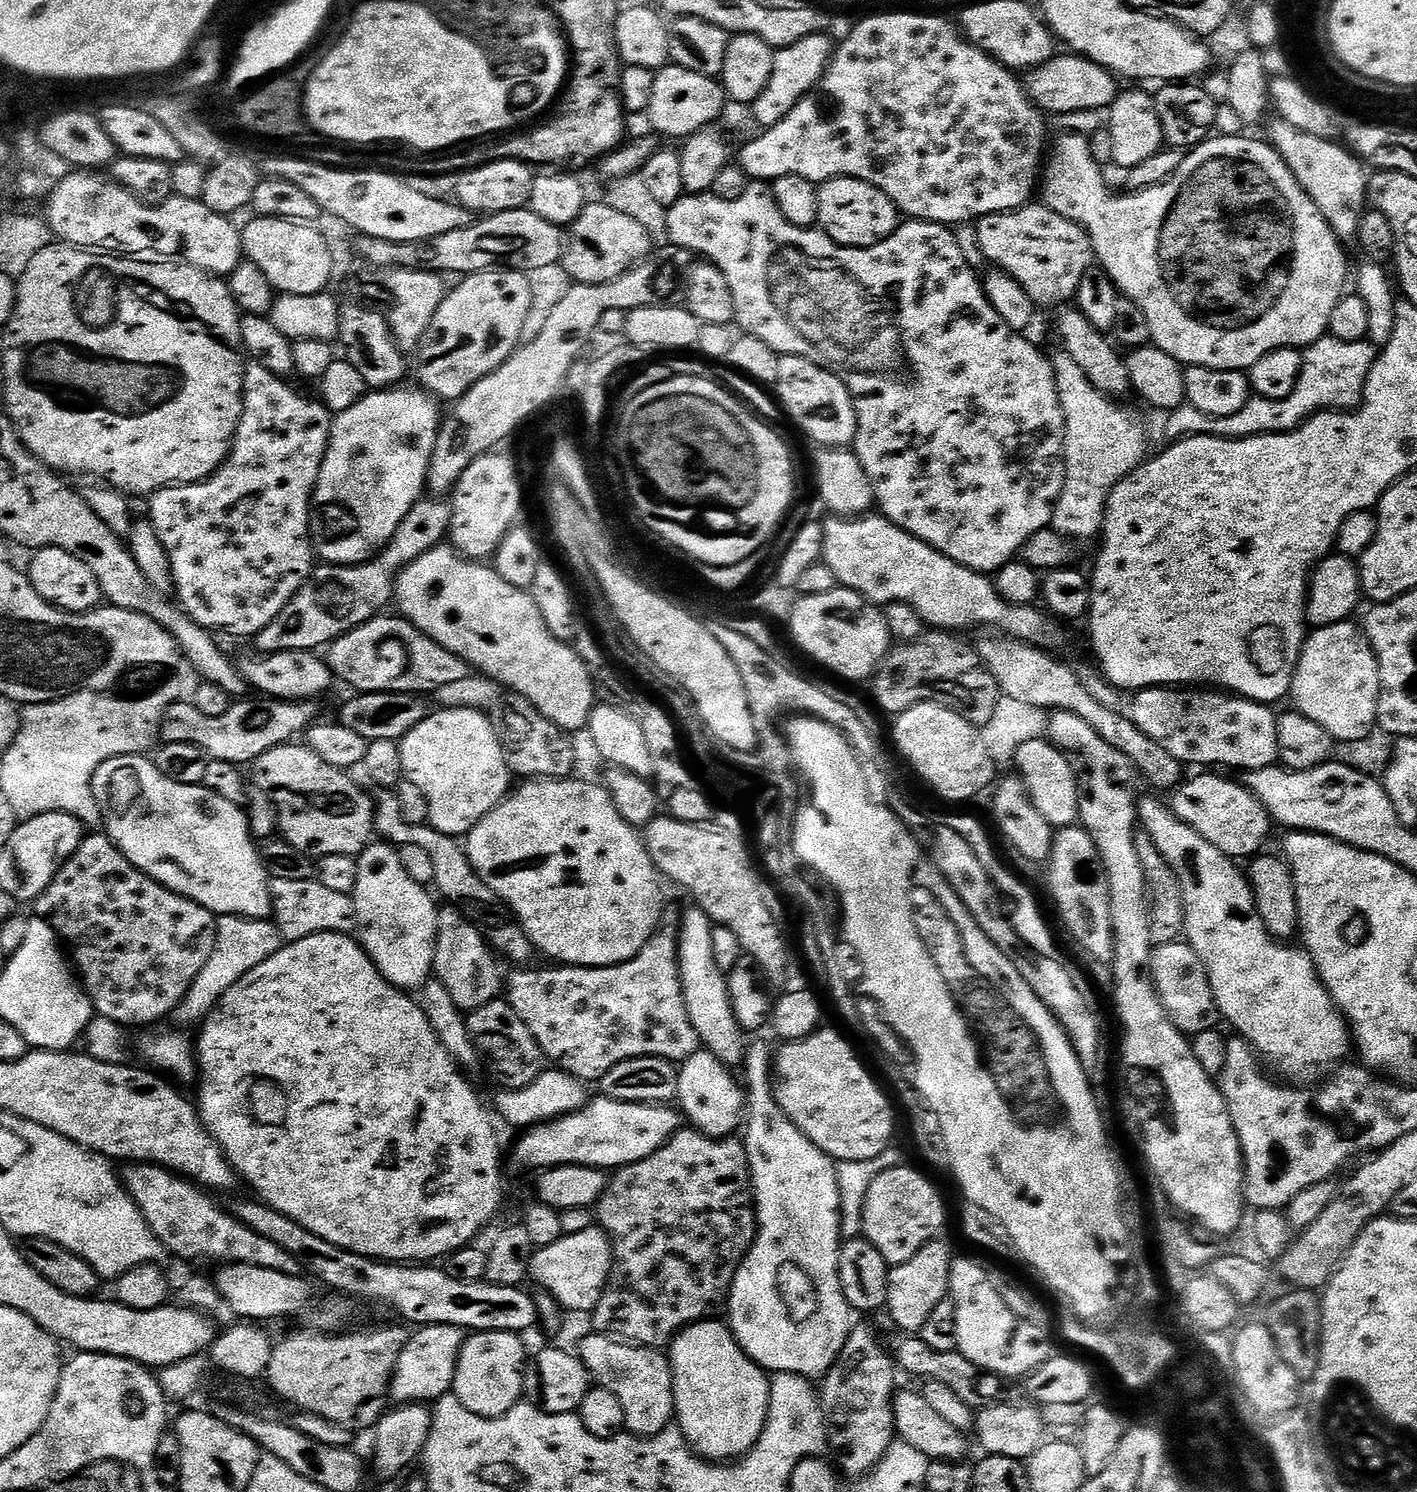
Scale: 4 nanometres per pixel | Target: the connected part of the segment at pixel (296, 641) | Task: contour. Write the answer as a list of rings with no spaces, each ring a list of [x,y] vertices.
[[[422,498],[402,518],[392,541],[375,558],[351,566],[320,566],[313,577],[270,626],[254,638],[257,653],[310,652],[323,649],[367,620],[381,615],[394,600],[396,577],[422,554],[441,547],[452,530],[452,505],[440,498]]]

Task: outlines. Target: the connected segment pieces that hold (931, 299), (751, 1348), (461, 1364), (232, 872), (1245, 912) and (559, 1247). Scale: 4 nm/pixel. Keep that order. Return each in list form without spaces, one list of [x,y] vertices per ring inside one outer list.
[[[764,182],[749,183],[746,194],[742,194],[742,198],[738,198],[738,202],[722,202],[722,198],[711,194],[685,194],[673,208],[667,209],[668,216],[668,240],[671,243],[678,245],[680,248],[690,250],[697,257],[703,258],[707,263],[714,265],[718,270],[722,270],[722,274],[726,274],[726,282],[730,282],[730,294],[734,294],[734,310],[736,311],[735,323],[740,324],[739,331],[741,333],[758,338],[762,342],[766,342],[766,346],[770,346],[781,356],[793,355],[792,348],[792,332],[804,344],[809,344],[815,353],[815,361],[818,366],[822,366],[826,370],[830,370],[840,381],[848,387],[852,393],[852,401],[856,407],[856,443],[854,451],[858,459],[862,462],[864,473],[870,478],[872,483],[872,495],[875,503],[878,505],[879,511],[890,521],[891,524],[901,528],[903,532],[909,532],[914,538],[918,538],[923,544],[929,544],[934,550],[938,550],[946,558],[950,558],[954,562],[958,562],[967,568],[973,568],[976,572],[985,574],[995,574],[1000,571],[1006,564],[1013,563],[1017,559],[1020,549],[1030,538],[1038,534],[1040,531],[1047,529],[1052,522],[1052,515],[1056,509],[1058,498],[1064,489],[1064,415],[1062,414],[1062,406],[1058,398],[1058,390],[1056,389],[1056,379],[1052,373],[1051,359],[1046,358],[1031,344],[1024,334],[1014,334],[1012,329],[1006,326],[1006,322],[1002,322],[1002,318],[998,318],[998,314],[994,310],[994,306],[990,306],[990,302],[984,293],[984,285],[981,277],[978,275],[977,269],[972,268],[966,258],[962,258],[962,250],[958,250],[958,242],[956,241],[956,232],[947,224],[931,224],[925,220],[909,219],[907,222],[901,223],[894,234],[890,234],[890,238],[886,238],[882,242],[878,242],[869,248],[841,248],[835,244],[823,230],[813,230],[810,228],[796,228],[790,222],[786,222],[786,218],[782,218],[782,214],[778,210],[778,206],[774,202],[769,185]]]
[[[756,1040],[753,1044],[751,1041],[744,1053],[742,1071],[748,1075],[748,1084],[746,1080],[746,1128],[748,1124],[748,1133],[742,1136],[742,1143],[752,1171],[752,1195],[756,1202],[756,1241],[752,1244],[748,1257],[742,1262],[742,1266],[734,1278],[732,1292],[728,1296],[726,1305],[726,1316],[729,1316],[727,1319],[730,1321],[732,1333],[735,1334],[742,1350],[765,1372],[769,1374],[792,1372],[795,1376],[823,1378],[836,1365],[840,1351],[846,1346],[854,1327],[854,1321],[852,1321],[854,1309],[850,1306],[850,1302],[846,1302],[846,1294],[842,1290],[840,1281],[842,1237],[840,1235],[840,1191],[836,1177],[837,1161],[826,1155],[818,1146],[814,1146],[814,1142],[810,1142],[810,1138],[806,1138],[806,1134],[802,1134],[798,1130],[798,1126],[794,1126],[794,1122],[790,1122],[790,1118],[778,1106],[774,1091],[774,1048],[771,1048],[764,1040]]]
[[[472,1332],[465,1339],[464,1349],[460,1352],[458,1366],[454,1374],[451,1395],[462,1402],[462,1406],[470,1414],[478,1414],[483,1420],[505,1416],[516,1404],[521,1403],[524,1395],[524,1370],[526,1367],[526,1355],[524,1356],[524,1344],[515,1332]]]
[[[144,754],[119,756],[102,762],[102,766],[98,766],[98,770],[92,779],[92,798],[96,801],[100,811],[103,831],[116,843],[116,848],[124,857],[139,872],[145,872],[151,880],[157,880],[161,886],[169,888],[171,892],[177,892],[180,896],[185,896],[187,900],[192,900],[195,904],[201,904],[203,908],[210,910],[217,917],[245,916],[247,920],[268,920],[273,915],[270,877],[268,871],[264,868],[264,858],[261,849],[258,847],[258,841],[252,835],[248,825],[248,813],[241,805],[226,802],[226,798],[218,798],[203,784],[179,784],[170,778],[166,778],[166,774],[162,774],[162,770],[158,770],[156,763]]]
[[[1148,796],[1139,801],[1138,804],[1138,824],[1146,835],[1154,842],[1154,846],[1158,850],[1158,854],[1162,856],[1165,863],[1172,869],[1172,875],[1175,883],[1178,885],[1179,895],[1184,896],[1184,928],[1182,924],[1182,932],[1185,932],[1186,942],[1194,950],[1194,954],[1198,954],[1198,958],[1202,962],[1202,966],[1206,966],[1208,971],[1208,977],[1210,978],[1210,986],[1212,987],[1212,993],[1216,999],[1216,1011],[1221,1017],[1224,1016],[1237,1028],[1239,1035],[1243,1039],[1247,1040],[1257,1053],[1261,1057],[1276,1060],[1276,1072],[1284,1080],[1289,1080],[1289,1085],[1298,1086],[1294,1084],[1316,1084],[1323,1081],[1326,1077],[1329,1077],[1332,1073],[1336,1072],[1347,1061],[1348,1055],[1353,1055],[1354,1041],[1352,1033],[1350,1031],[1350,1025],[1343,1015],[1338,1011],[1335,1004],[1332,1003],[1332,996],[1324,988],[1323,982],[1320,981],[1320,975],[1316,973],[1316,967],[1314,962],[1308,956],[1307,951],[1303,947],[1297,946],[1297,948],[1288,948],[1287,943],[1280,943],[1275,941],[1266,930],[1262,918],[1256,913],[1256,897],[1252,890],[1252,885],[1248,883],[1247,875],[1239,868],[1237,861],[1231,856],[1224,856],[1214,846],[1210,846],[1210,842],[1206,842],[1193,831],[1192,828],[1188,828],[1181,823],[1179,819],[1172,813],[1171,807],[1167,803],[1164,804],[1160,800],[1155,800],[1154,797]]]
[[[599,1227],[590,1230],[582,1230],[582,1234],[570,1234],[561,1236],[558,1242],[554,1242],[545,1248],[536,1248],[532,1253],[532,1267],[530,1269],[531,1283],[536,1283],[537,1289],[553,1296],[564,1310],[569,1313],[584,1312],[590,1314],[598,1306],[598,1302],[604,1293],[604,1287],[608,1285],[608,1276],[612,1273],[612,1244],[608,1235]]]

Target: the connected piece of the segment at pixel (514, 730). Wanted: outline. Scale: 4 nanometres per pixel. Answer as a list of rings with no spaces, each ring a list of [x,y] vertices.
[[[515,694],[505,695],[491,710],[490,719],[513,777],[562,780],[573,775],[574,754],[569,733],[550,722],[529,700]]]

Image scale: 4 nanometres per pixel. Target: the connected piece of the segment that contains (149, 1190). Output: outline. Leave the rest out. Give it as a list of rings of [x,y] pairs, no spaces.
[[[132,1162],[125,1168],[128,1169],[122,1172],[122,1183],[129,1198],[136,1203],[152,1233],[171,1255],[173,1252],[184,1260],[213,1260],[216,1266],[249,1264],[291,1276],[301,1275],[300,1264],[286,1250],[282,1250],[282,1246],[254,1234],[225,1209],[224,1213],[211,1200],[213,1197],[201,1191],[192,1181],[158,1164]]]

